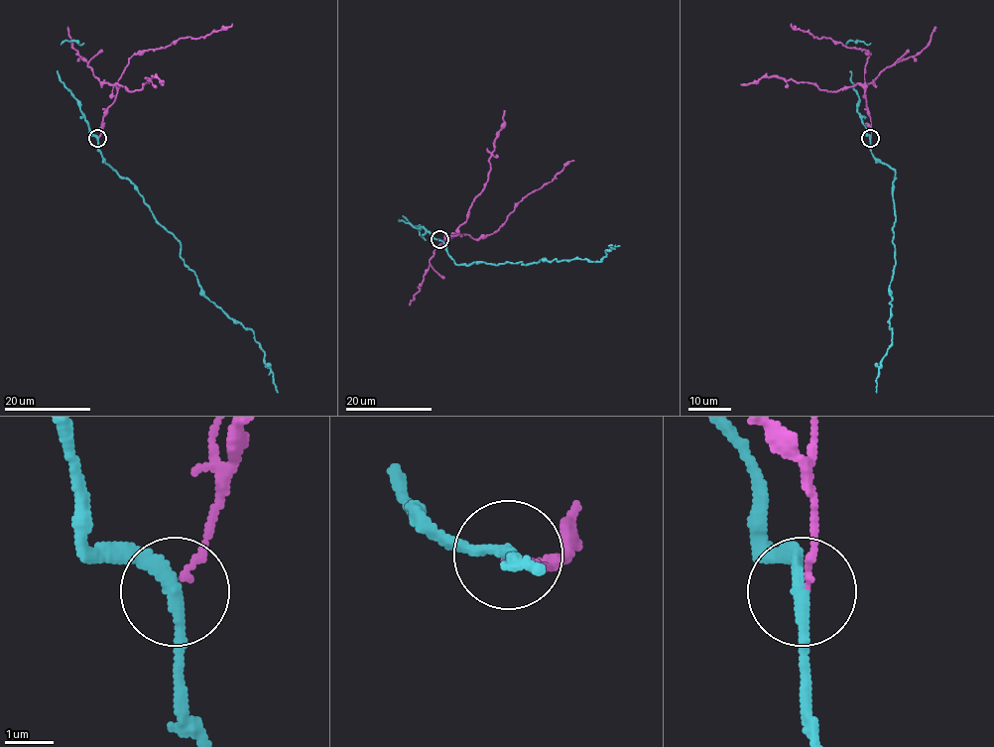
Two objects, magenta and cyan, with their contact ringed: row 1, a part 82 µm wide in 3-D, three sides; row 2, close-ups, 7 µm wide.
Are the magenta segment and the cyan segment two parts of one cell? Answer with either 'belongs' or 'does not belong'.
does not belong

